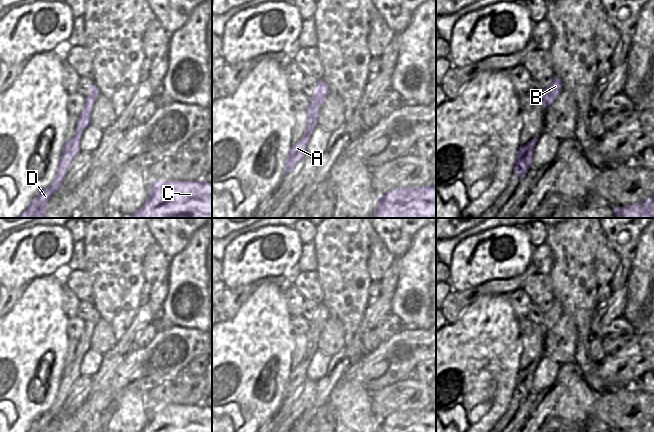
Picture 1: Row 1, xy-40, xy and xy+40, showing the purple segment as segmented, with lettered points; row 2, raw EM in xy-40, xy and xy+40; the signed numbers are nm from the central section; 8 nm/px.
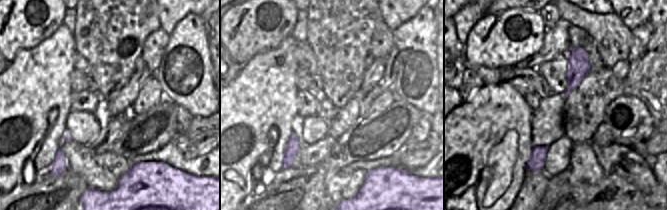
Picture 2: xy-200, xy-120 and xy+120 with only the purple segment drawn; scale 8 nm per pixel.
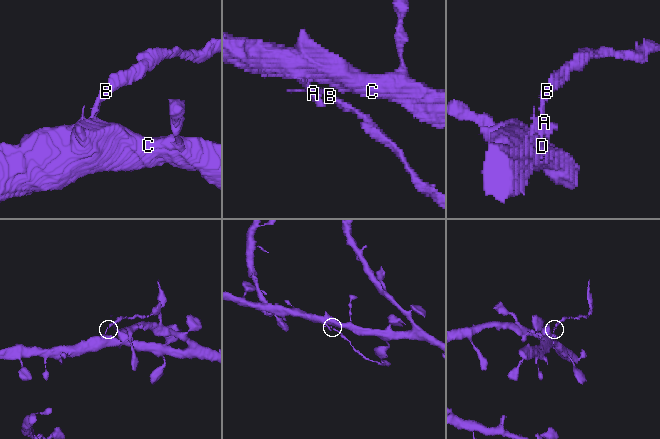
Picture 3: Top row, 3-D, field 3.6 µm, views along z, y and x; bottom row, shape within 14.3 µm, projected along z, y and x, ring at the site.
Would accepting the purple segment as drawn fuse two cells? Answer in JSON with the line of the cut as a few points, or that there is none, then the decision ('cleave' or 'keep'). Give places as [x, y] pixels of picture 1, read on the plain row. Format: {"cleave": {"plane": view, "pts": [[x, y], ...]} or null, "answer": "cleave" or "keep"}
{"cleave": {"plane": "xy-40", "pts": [[76, 358], [81, 359]]}, "answer": "cleave"}

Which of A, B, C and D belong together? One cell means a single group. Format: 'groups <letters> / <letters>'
groups A C D / B

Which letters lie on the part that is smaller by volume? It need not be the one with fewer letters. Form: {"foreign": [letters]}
{"foreign": ["B"]}

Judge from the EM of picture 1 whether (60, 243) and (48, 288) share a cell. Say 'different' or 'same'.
different

